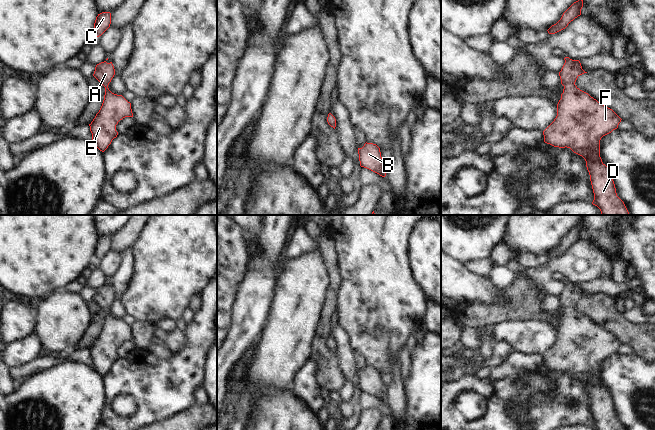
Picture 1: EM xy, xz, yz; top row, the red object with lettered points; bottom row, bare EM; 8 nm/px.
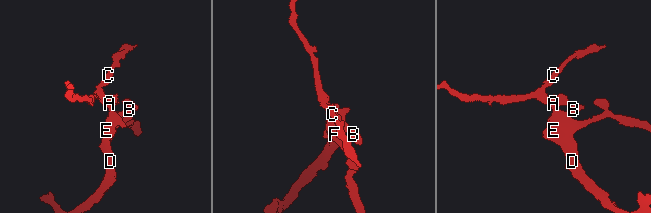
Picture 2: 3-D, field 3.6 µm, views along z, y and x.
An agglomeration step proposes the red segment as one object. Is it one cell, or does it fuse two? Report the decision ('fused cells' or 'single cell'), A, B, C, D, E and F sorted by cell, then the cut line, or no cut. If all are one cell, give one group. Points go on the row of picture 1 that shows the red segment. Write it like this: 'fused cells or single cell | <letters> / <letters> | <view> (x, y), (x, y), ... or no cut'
single cell | A B C D E F | no cut

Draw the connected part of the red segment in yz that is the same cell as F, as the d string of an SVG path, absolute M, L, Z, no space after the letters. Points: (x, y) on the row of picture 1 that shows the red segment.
M569 57L564 60L559 72L564 89L556 118L543 131L544 142L570 148L585 159L594 193L592 204L600 209L601 215L629 215L617 196L611 170L600 157L601 138L617 129L622 119L575 85L577 78L587 73L580 61Z

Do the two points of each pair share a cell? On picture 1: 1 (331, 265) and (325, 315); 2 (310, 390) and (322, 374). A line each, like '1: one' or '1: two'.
1: one
2: two

